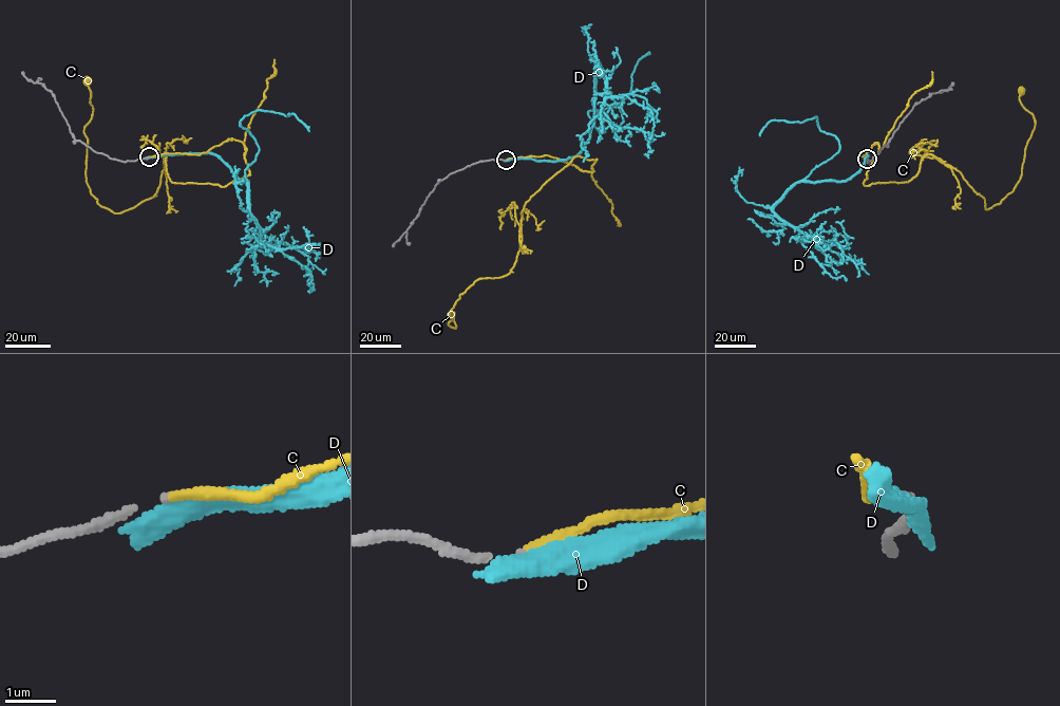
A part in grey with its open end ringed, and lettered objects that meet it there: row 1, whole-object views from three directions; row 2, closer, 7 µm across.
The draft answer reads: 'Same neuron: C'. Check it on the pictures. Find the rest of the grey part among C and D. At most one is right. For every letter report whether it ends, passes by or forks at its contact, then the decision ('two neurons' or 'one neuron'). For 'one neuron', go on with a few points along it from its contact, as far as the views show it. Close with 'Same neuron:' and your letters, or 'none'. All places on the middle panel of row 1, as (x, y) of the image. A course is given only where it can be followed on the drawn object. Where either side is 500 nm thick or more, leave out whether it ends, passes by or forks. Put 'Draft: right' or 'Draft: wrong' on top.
Draft: right
C: it ends there; one neuron; it runs (506, 160), (597, 160), (575, 155), (526, 203), (511, 271), (459, 295), (455, 328), (451, 314)
D: two neurons
Same neuron: C

